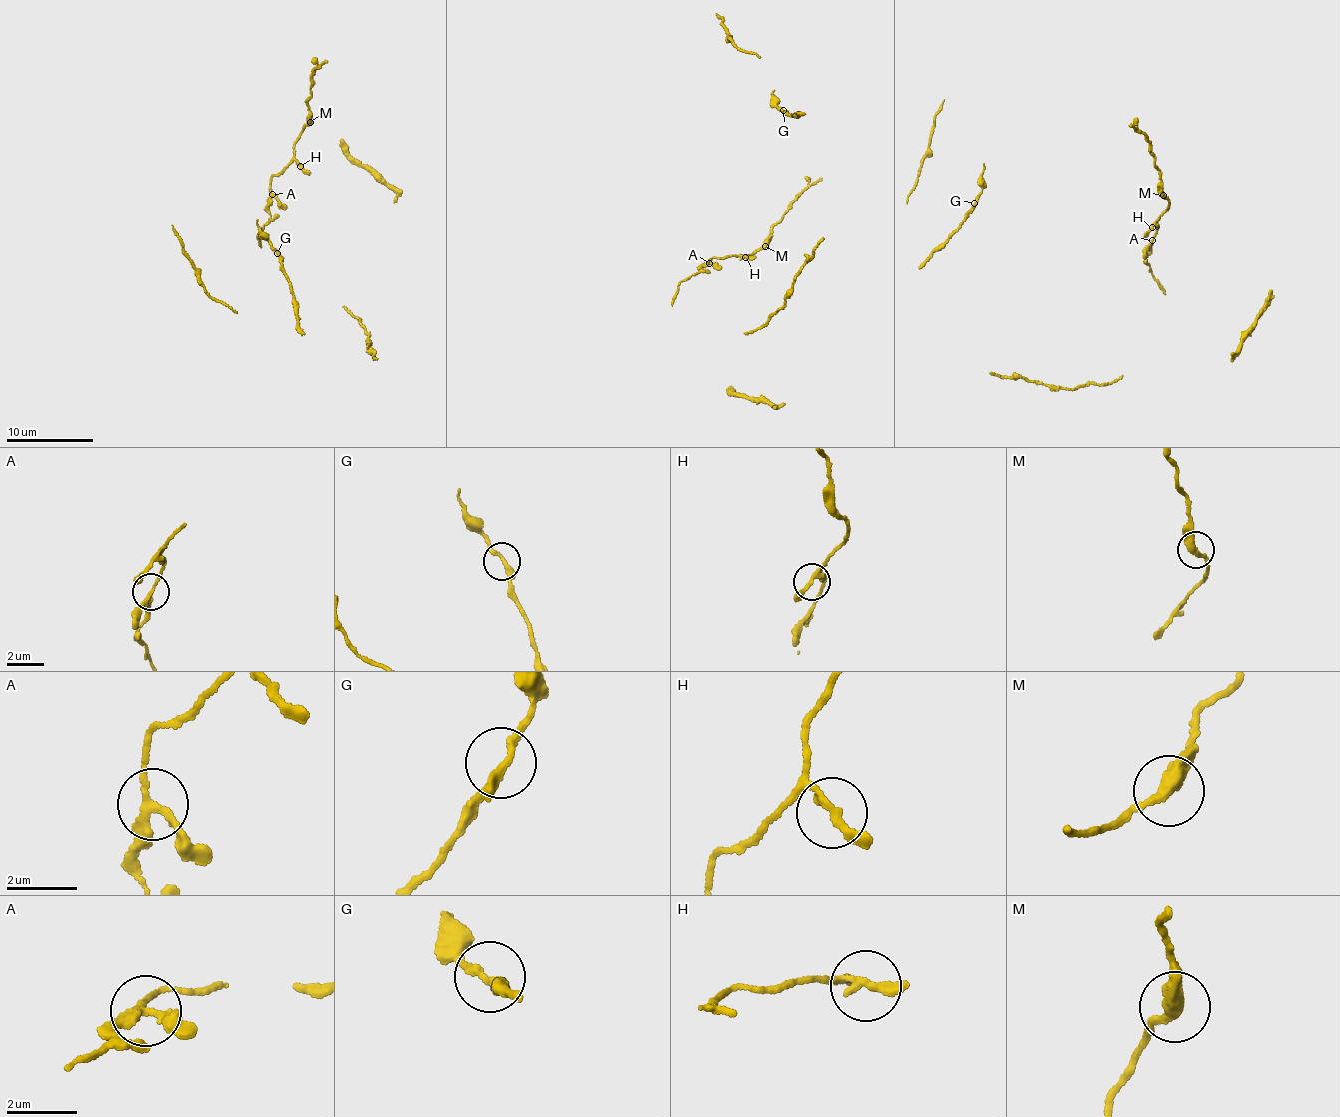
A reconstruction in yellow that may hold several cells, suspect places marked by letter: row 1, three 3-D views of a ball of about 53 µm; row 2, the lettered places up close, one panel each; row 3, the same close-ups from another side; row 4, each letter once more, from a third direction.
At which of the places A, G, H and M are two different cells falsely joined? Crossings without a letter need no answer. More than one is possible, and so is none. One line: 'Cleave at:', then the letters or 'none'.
Cleave at: none

